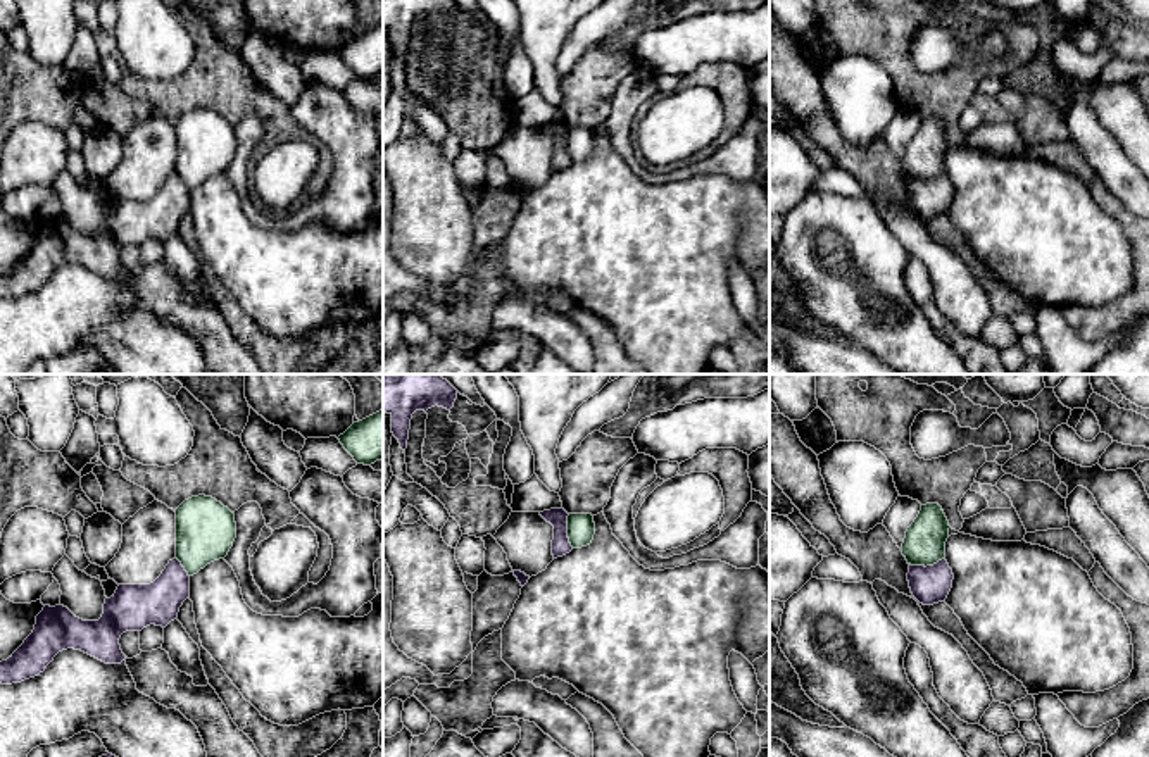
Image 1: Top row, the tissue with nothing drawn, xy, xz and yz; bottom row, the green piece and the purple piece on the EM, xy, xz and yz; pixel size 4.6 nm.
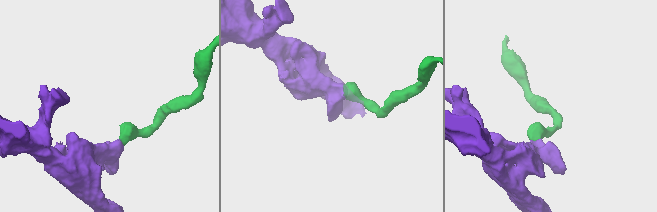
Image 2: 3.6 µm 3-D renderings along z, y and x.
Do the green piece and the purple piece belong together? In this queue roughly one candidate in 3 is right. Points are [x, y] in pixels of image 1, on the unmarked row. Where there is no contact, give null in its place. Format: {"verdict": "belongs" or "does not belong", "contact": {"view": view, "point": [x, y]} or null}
{"verdict": "does not belong", "contact": {"view": "yz", "point": [927, 178]}}

